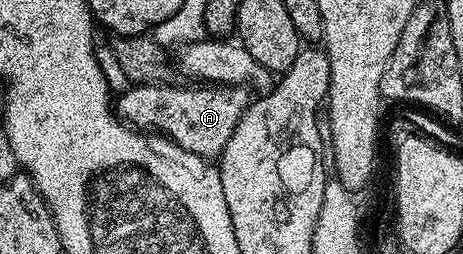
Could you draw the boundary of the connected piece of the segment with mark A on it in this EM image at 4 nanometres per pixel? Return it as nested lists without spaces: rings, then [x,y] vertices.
[[[132,84],[115,99],[114,110],[133,128],[151,128],[184,150],[209,160],[219,159],[226,140],[234,132],[238,120],[250,101],[243,86],[219,84]]]

